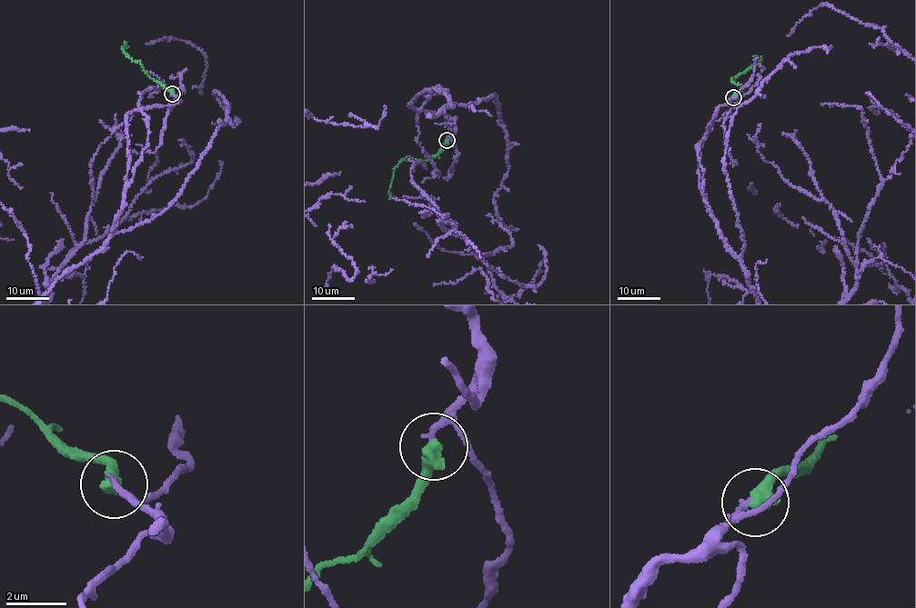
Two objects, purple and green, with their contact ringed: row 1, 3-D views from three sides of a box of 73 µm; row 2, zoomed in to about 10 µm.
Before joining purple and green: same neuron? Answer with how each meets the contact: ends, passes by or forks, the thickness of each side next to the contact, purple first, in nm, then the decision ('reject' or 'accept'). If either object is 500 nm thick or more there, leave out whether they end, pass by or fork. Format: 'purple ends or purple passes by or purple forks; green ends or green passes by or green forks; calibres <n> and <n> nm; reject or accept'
calibres 220 and 500 nm; accept

